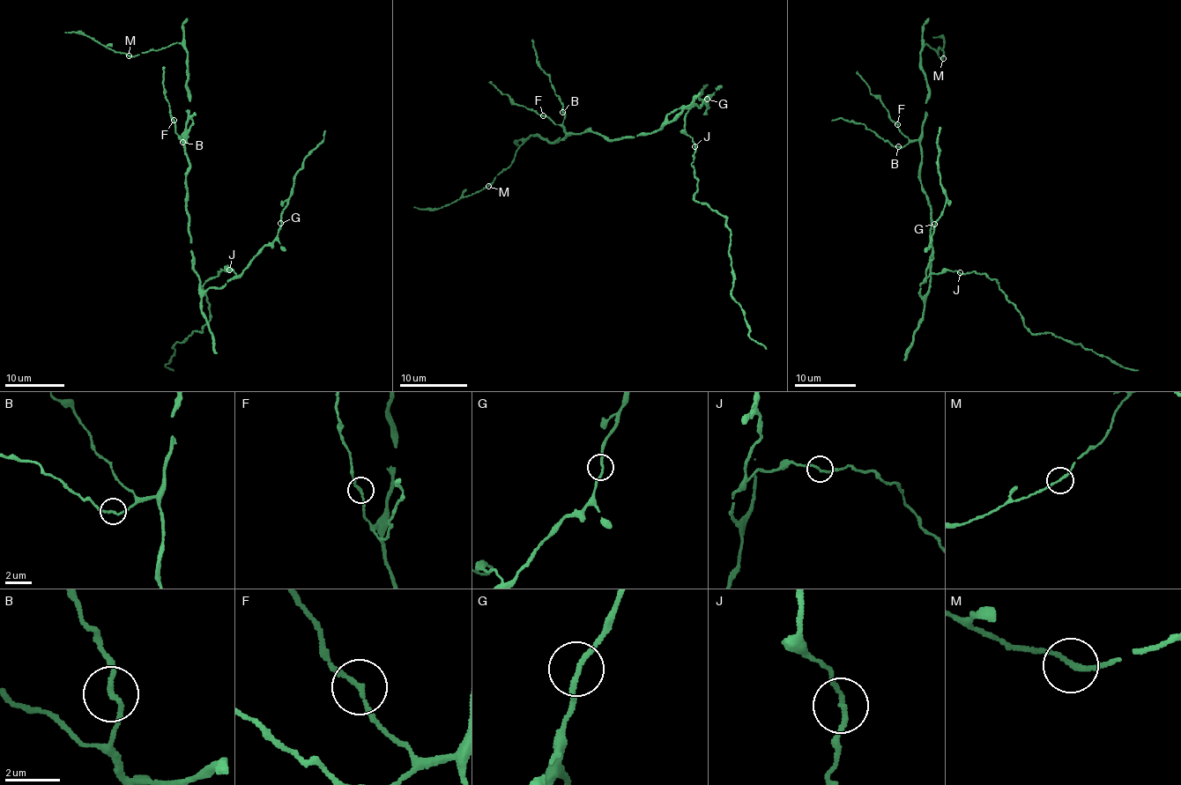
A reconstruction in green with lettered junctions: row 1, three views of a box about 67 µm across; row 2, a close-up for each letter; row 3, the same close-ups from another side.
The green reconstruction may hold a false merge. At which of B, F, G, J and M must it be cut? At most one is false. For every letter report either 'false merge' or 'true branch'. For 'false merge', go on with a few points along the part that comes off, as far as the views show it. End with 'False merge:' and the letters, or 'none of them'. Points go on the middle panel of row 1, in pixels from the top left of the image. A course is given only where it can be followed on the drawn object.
B: true branch
F: true branch
G: true branch
J: true branch
M: true branch
False merge: none of them

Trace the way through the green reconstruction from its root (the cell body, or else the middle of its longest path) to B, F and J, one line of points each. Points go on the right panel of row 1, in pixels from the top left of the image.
B: (931, 261), (931, 209), (920, 181), (921, 144), (911, 140), (898, 146)
F: (931, 261), (931, 209), (920, 181), (921, 144), (903, 135), (897, 124)
J: (931, 261), (929, 291), (921, 297), (919, 292), (922, 284), (932, 273), (951, 270), (961, 273)

